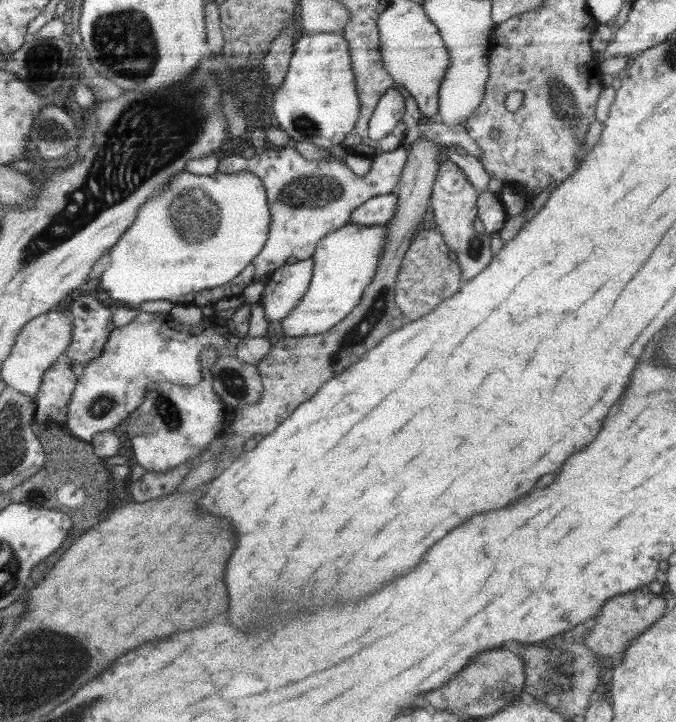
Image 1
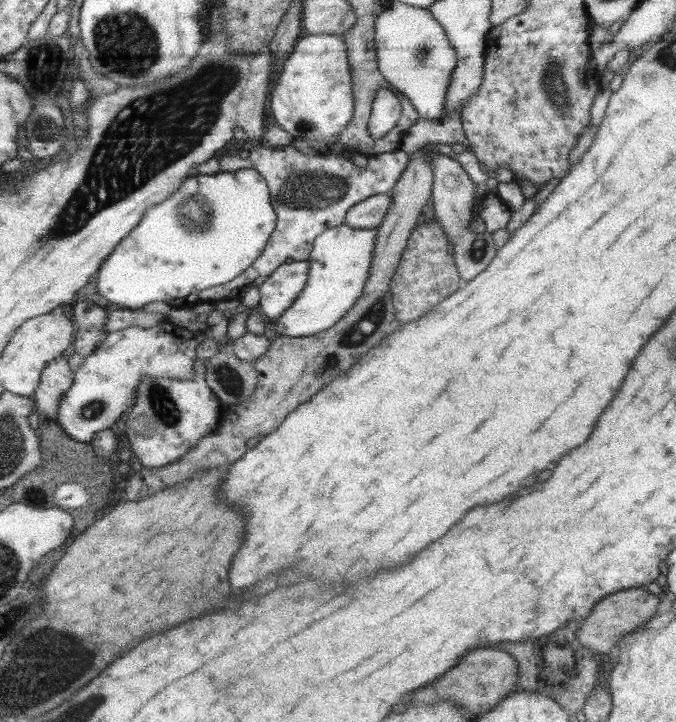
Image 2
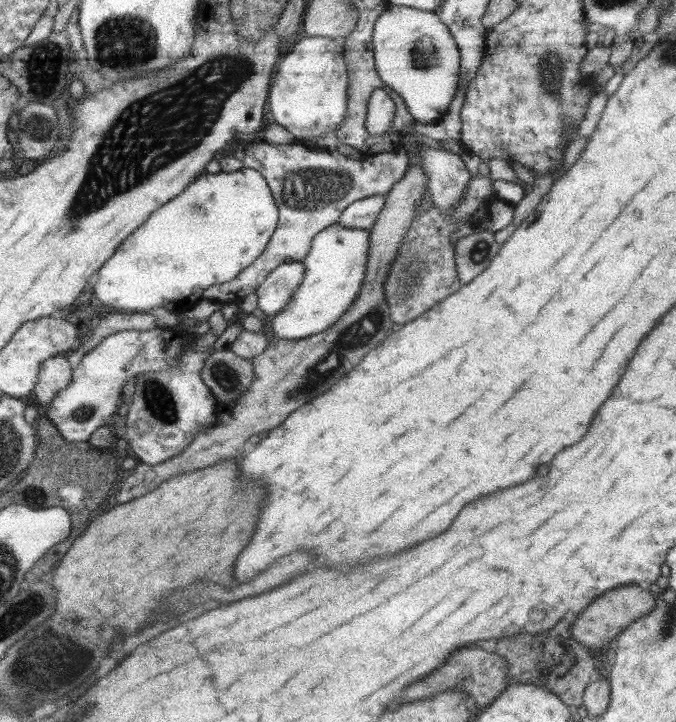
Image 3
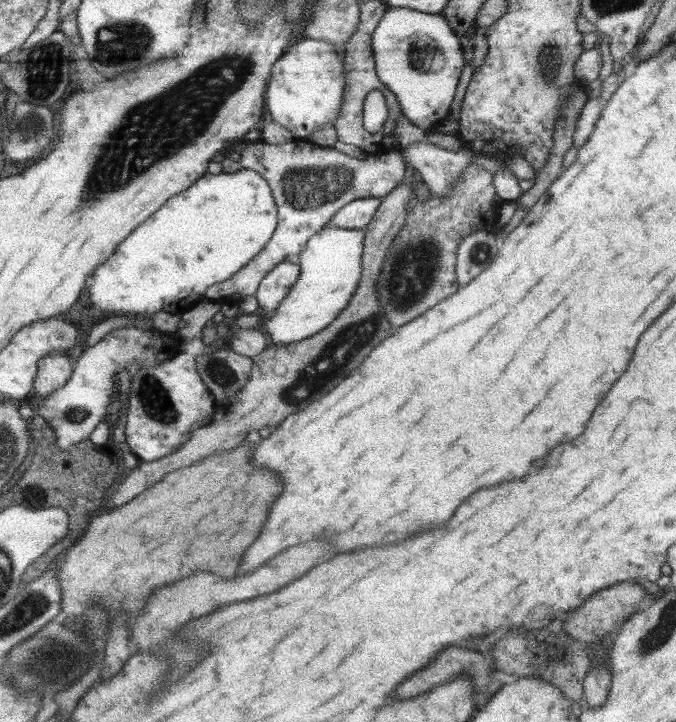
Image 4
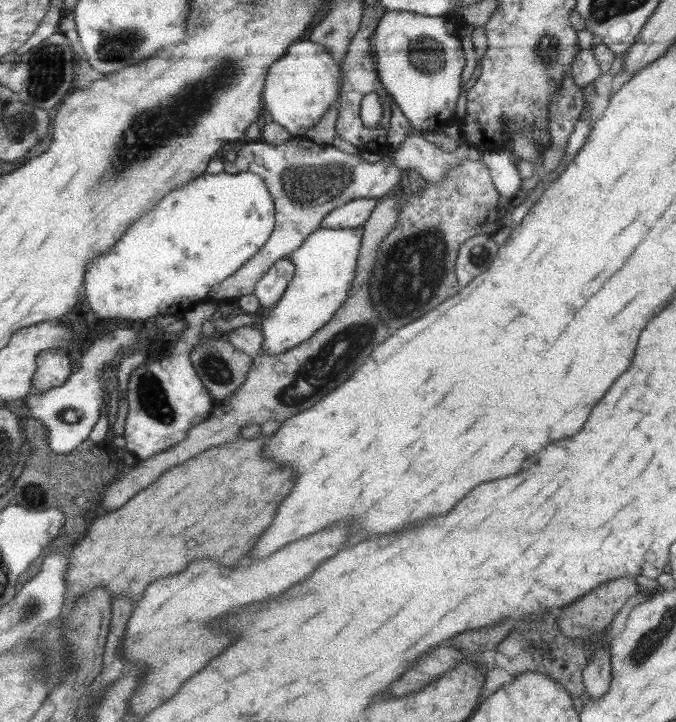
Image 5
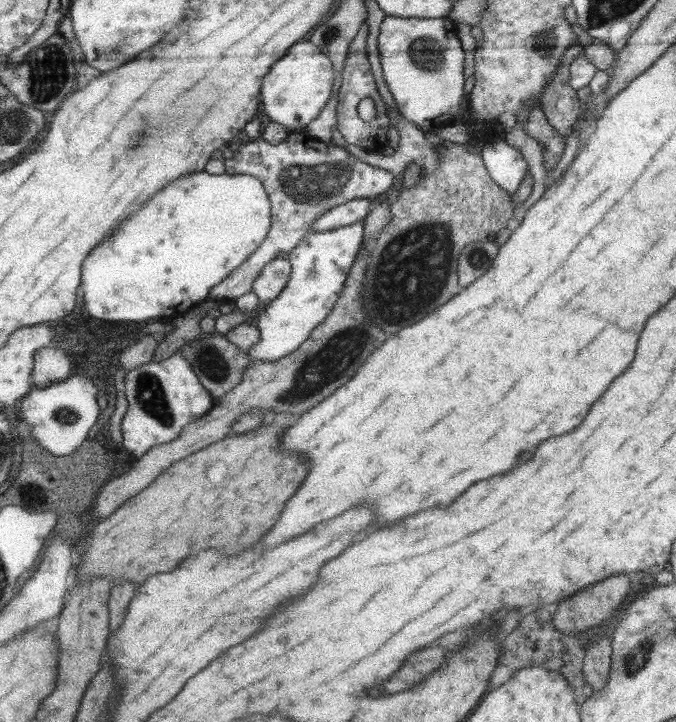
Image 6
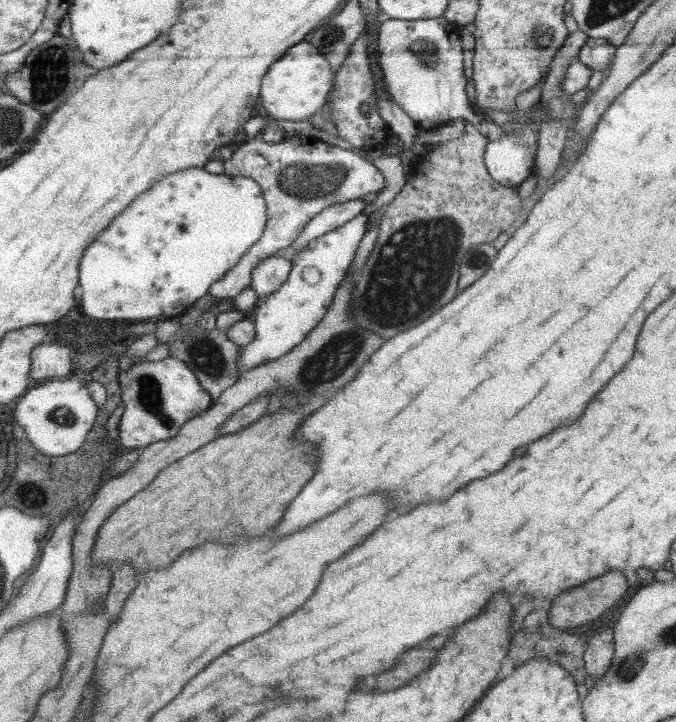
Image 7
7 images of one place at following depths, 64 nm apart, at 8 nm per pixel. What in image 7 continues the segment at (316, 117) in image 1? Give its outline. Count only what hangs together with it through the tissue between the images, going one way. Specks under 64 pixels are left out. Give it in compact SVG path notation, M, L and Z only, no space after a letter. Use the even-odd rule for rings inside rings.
M300 41L288 48L276 63L273 63L262 80L262 106L268 113L268 119L276 122L310 121L310 117L322 110L327 103L332 89L335 74L332 72L324 56L309 41Z

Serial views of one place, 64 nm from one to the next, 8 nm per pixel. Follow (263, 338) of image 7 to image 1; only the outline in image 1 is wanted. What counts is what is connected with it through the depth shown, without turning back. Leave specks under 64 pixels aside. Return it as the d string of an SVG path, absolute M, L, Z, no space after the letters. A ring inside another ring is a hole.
M348 223L342 228L329 232L313 251L313 275L303 299L290 314L280 320L282 330L286 337L301 337L324 334L339 324L348 313L351 313L362 298L365 288L372 282L381 257L385 240L387 240L388 227L386 225L361 225Z

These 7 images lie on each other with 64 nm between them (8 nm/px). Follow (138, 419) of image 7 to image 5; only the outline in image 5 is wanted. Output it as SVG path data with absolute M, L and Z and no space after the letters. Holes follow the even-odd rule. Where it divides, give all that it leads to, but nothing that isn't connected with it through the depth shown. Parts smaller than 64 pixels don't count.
M209 299L198 302L192 310L184 314L188 327L179 336L170 355L142 364L132 371L126 393L130 406L125 420L126 428L120 440L138 460L146 460L178 444L186 438L187 432L193 426L206 420L213 411L214 398L196 374L190 353L202 341L202 325L213 318L212 314L217 311L219 304Z

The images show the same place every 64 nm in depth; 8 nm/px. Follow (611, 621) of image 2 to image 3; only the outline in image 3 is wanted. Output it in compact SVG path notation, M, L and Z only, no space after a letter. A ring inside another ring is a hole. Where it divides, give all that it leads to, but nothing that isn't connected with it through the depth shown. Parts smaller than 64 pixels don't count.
M626 584L604 592L588 605L571 626L574 639L590 648L607 648L612 639L624 632L629 624L646 616L654 608L655 600L648 587L641 584Z

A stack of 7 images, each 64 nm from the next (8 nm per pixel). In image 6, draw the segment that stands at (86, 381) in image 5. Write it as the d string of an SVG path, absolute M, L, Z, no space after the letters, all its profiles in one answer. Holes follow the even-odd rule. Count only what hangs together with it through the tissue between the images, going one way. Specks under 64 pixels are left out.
M84 374L72 375L46 388L34 387L23 397L22 419L33 426L32 434L40 446L56 456L72 454L99 420L101 413L96 400L98 391L99 387L94 385L91 377Z

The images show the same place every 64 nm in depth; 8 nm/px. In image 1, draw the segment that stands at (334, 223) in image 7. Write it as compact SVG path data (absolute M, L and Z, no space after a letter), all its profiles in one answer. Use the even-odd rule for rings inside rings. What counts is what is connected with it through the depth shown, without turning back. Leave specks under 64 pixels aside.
M394 192L373 196L354 210L350 223L361 225L386 225L395 215L398 197Z

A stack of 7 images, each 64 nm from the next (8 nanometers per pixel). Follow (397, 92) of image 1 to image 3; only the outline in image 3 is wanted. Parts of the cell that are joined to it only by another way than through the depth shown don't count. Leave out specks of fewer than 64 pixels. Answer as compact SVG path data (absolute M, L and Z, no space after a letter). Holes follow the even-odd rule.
M382 89L372 91L366 107L366 130L372 135L384 134L394 121L396 105Z

